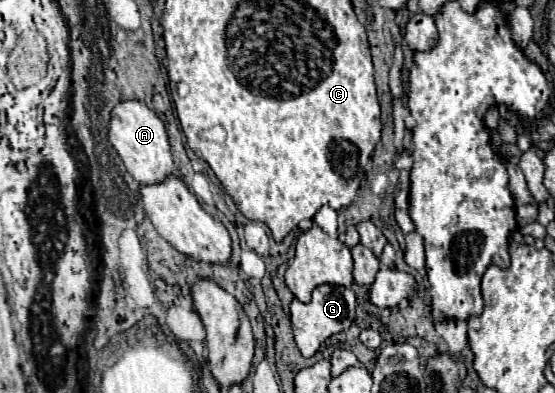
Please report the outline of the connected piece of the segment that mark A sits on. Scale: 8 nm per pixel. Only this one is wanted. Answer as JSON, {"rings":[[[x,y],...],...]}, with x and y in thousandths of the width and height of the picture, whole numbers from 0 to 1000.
{"rings":[[[220,257],[216,267],[209,267],[202,282],[195,349],[198,349],[198,364],[205,369],[205,379],[213,384],[216,405],[223,410],[227,430],[252,471],[292,466],[292,455],[317,445],[317,420],[314,420],[314,399],[310,399],[310,384],[303,369],[299,318],[259,262]]]}

